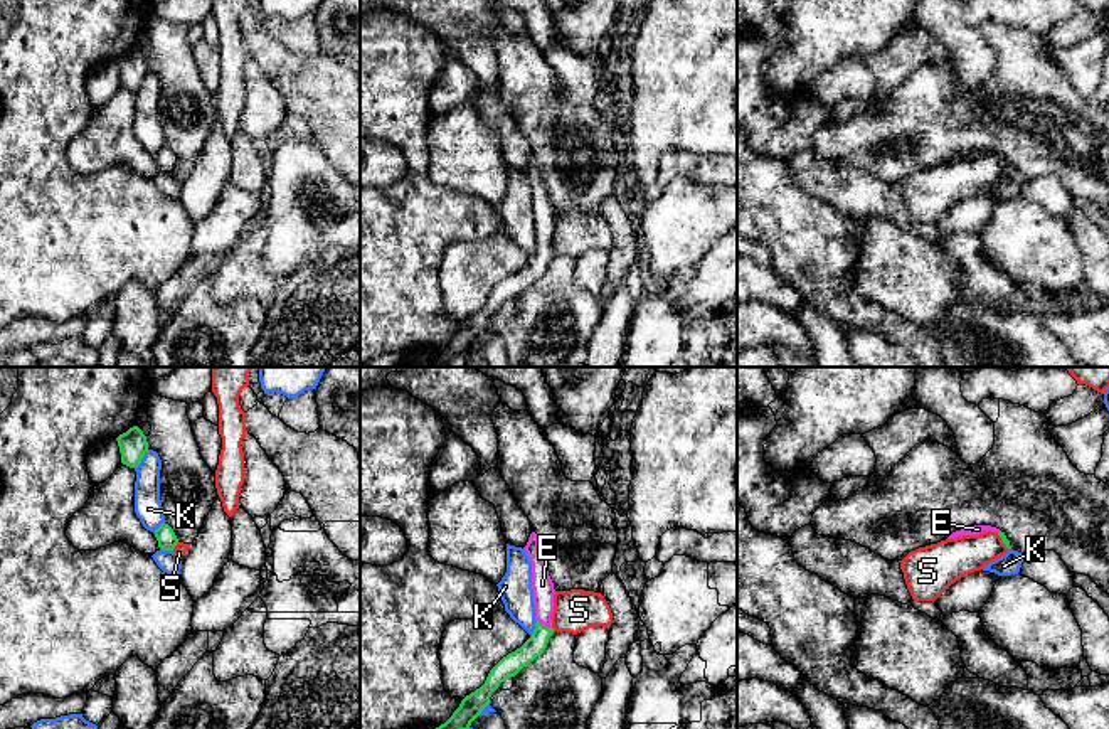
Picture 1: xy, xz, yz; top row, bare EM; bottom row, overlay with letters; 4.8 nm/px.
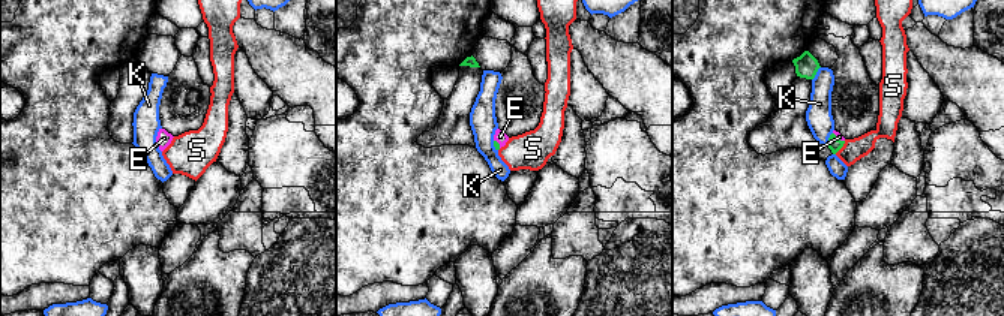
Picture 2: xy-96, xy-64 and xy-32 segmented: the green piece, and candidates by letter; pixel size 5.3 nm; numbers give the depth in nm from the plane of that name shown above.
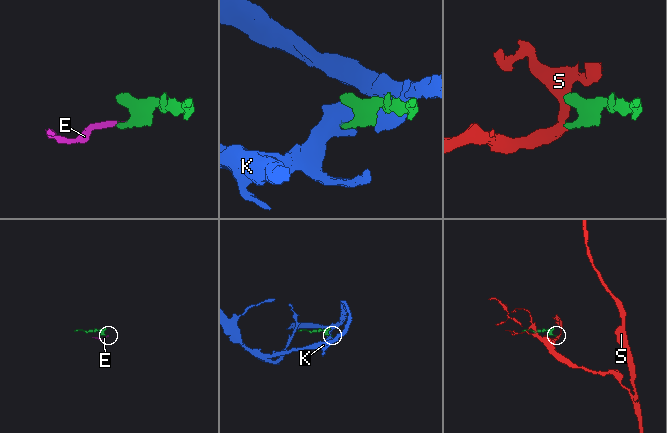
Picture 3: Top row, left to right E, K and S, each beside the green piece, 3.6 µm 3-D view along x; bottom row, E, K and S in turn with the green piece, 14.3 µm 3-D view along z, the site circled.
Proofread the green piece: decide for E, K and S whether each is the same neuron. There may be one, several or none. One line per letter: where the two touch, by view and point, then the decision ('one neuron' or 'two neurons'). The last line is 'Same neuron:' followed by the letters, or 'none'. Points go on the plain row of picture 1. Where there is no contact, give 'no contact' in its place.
E: xz (542, 248) | one neuron
K: xy (142, 81) | two neurons
S: yz (1002, 162) | two neurons
Same neuron: E

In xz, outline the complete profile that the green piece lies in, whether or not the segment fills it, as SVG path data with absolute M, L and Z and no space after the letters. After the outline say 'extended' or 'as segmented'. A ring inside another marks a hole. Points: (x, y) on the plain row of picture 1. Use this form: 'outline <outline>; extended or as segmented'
outline M530 157L523 170L532 185L532 212L535 227L535 253L532 259L515 274L503 279L488 296L485 306L466 318L453 338L434 352L432 367L444 367L459 354L468 354L471 345L490 327L491 317L508 300L515 300L525 288L533 285L547 271L549 261L554 258L552 236L554 236L554 205L549 199L547 189L540 177L539 160Z; extended

